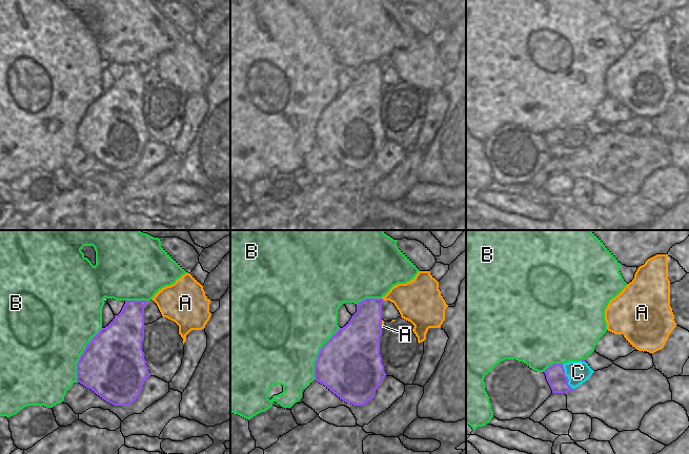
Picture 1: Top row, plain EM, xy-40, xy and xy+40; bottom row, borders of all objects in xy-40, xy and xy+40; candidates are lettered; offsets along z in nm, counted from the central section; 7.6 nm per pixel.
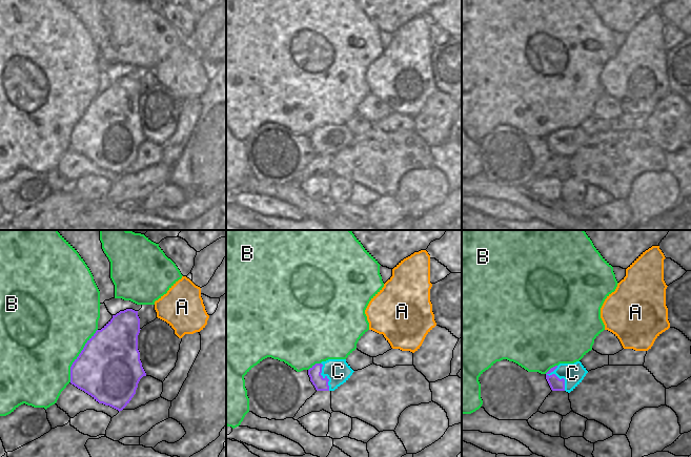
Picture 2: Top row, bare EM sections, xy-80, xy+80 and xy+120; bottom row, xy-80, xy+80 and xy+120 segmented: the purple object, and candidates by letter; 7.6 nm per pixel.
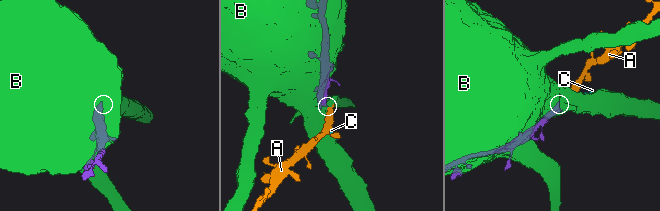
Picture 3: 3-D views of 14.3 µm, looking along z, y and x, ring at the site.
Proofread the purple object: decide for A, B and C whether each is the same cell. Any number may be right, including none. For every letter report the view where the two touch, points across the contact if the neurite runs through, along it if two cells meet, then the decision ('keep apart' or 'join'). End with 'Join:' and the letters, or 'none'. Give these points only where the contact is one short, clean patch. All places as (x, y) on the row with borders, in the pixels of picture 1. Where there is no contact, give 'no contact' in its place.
A: meets purple in xy; join
B: meets purple in xy-40; keep apart
C: meets purple in xy+40; keep apart
Join: A

